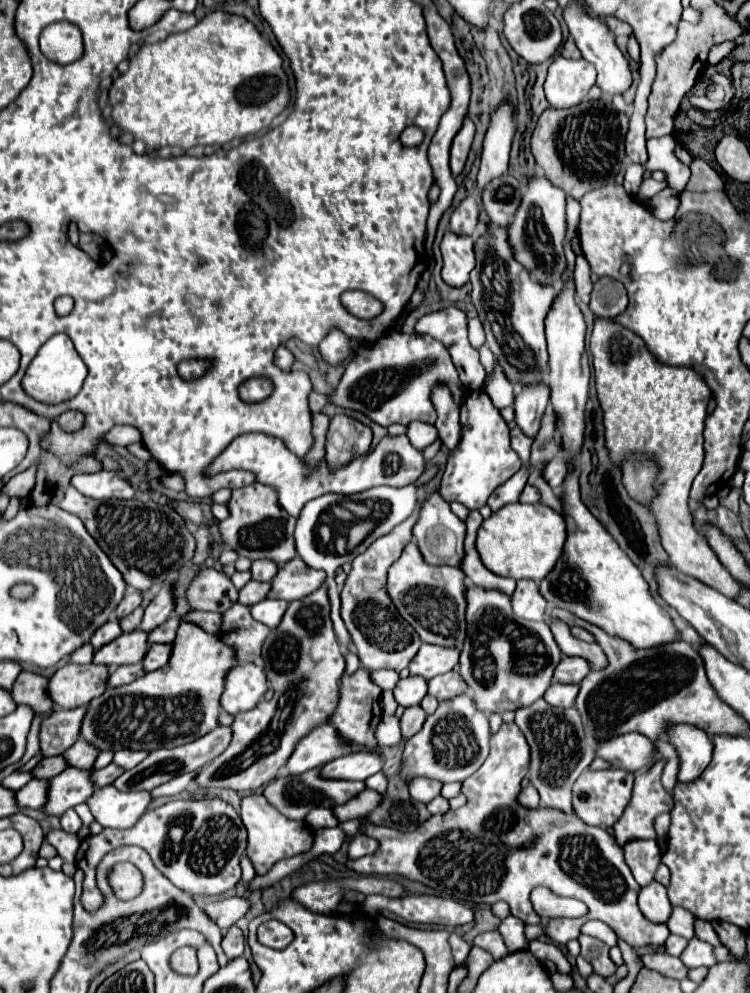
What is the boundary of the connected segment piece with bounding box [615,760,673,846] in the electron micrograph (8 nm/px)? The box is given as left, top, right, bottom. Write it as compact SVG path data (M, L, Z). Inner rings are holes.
M659 760L655 768L635 776L633 798L625 808L621 820L615 824L615 840L619 846L633 838L651 838L655 836L655 816L671 812L673 796L661 784L665 760Z

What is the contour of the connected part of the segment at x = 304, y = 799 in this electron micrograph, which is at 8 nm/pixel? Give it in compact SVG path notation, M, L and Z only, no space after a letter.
M319 768L303 772L299 776L287 776L287 778L275 778L271 784L267 784L267 790L263 792L267 800L289 820L303 820L307 816L307 810L313 810L315 806L323 808L335 808L357 794L365 790L365 782L345 782L345 780L323 780L319 778Z

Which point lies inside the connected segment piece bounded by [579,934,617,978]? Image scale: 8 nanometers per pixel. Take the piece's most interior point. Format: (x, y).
(593, 950)

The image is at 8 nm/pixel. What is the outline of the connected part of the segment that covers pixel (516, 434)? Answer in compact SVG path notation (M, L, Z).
M513 428L511 430L511 448L519 454L519 458L521 458L521 462L523 464L527 464L529 462L529 450L531 450L531 442L533 442L533 438L529 438L527 434L523 434L521 432L521 428Z

